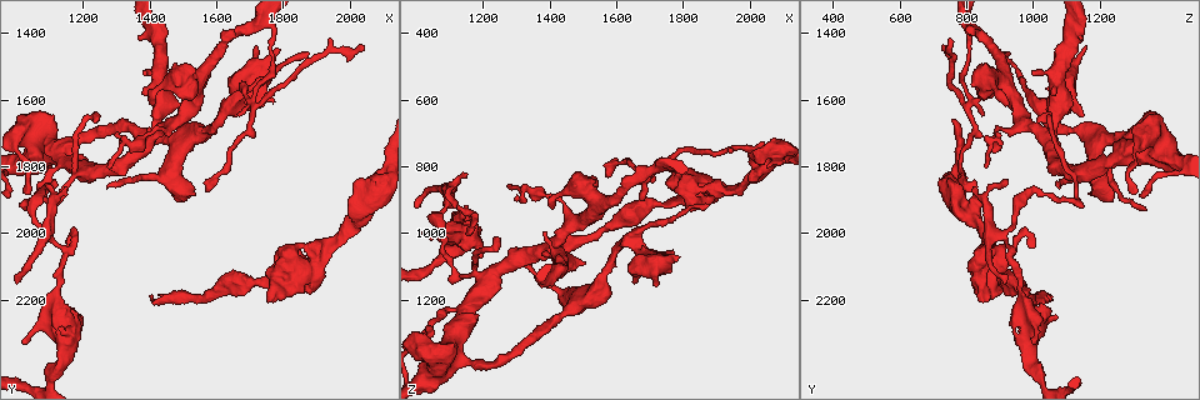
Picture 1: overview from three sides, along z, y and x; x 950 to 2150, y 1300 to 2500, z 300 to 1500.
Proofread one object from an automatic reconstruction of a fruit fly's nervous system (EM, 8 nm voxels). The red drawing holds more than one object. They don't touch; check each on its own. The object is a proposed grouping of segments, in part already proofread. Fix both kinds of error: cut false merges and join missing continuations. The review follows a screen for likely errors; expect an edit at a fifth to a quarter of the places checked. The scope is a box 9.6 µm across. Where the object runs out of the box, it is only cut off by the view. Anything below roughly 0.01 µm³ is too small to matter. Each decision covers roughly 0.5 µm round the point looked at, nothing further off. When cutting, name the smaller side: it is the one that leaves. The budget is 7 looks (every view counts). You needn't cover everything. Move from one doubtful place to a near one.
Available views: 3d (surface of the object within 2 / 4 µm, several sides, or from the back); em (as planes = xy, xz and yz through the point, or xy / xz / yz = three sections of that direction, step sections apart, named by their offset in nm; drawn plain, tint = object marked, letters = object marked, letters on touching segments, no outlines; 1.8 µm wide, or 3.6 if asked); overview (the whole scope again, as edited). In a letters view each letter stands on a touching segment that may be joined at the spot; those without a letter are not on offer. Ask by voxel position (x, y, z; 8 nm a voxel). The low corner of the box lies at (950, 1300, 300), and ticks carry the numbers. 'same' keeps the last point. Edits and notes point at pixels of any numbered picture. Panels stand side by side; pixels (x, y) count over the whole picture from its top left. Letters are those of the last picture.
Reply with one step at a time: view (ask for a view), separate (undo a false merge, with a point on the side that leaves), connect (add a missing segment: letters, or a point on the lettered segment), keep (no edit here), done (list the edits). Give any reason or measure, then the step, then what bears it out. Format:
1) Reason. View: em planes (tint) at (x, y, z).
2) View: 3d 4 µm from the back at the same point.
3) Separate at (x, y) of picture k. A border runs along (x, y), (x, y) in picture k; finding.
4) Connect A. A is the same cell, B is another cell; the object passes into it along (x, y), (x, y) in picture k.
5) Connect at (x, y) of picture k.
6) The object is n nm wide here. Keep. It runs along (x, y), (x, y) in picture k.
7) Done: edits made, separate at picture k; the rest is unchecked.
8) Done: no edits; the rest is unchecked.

Two arms in line, one across. View: 3d 4 µm at (1720, 1620, 810).

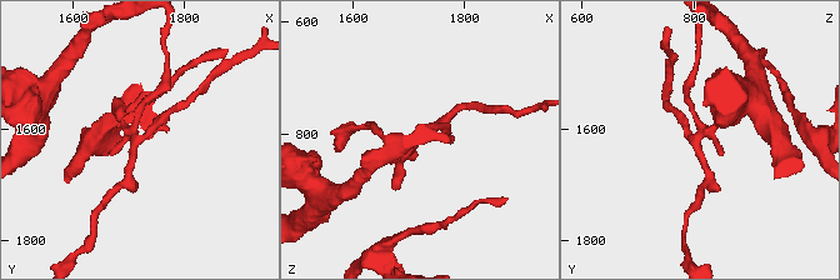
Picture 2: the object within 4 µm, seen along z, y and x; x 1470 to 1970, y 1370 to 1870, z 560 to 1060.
View: em planes (letters) at (1710, 1620, 810).

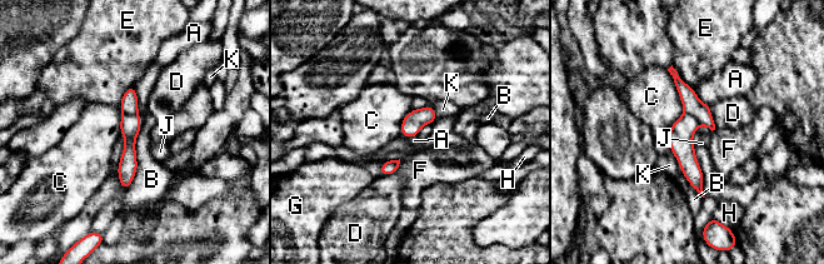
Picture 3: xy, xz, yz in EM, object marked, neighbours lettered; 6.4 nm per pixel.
Separate at (680, 137) of picture 3. A, B, C, D, E, F, G, H, J and K are other cells; the part that leaves runs along (685, 116), (685, 158), (699, 188) in picture 3; a second cell is stuck on.

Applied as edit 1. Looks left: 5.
Side arm on a straight run. View: 3d 4 µm at (1400, 1720, 1050).

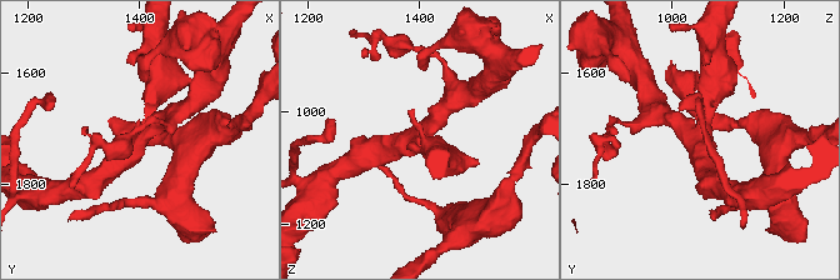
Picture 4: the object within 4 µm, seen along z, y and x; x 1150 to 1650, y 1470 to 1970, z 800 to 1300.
3 arms meet here; the arms are 240, 240, 360 nm wide; now the EM. View: em xy step 4 (letters) at (1390, 1730, 1045).

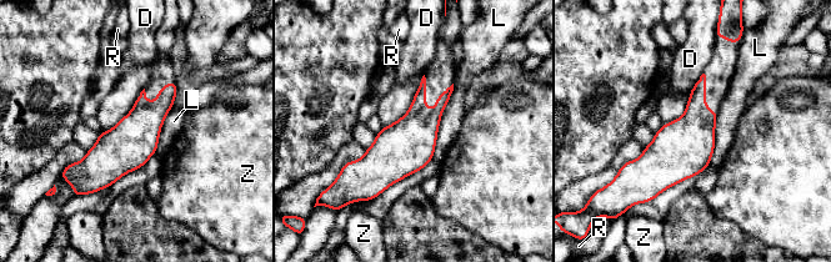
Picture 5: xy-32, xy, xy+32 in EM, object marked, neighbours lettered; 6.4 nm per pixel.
Keep. D, L, R and Z are other cells; a border runs along (454, 84), (442, 111), (431, 159) in picture 5; continuous, no second cell.

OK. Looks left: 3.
An open end. View: 3d 2 µm from the back at (1540, 1880, 1170).

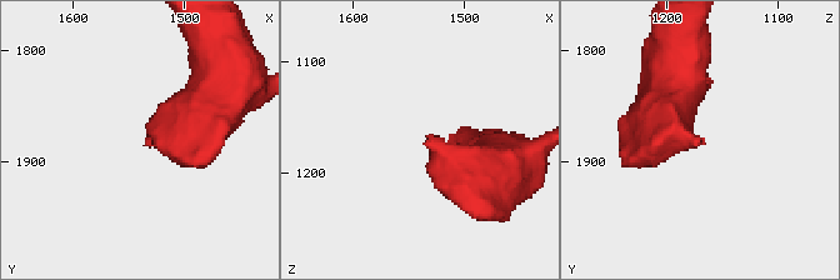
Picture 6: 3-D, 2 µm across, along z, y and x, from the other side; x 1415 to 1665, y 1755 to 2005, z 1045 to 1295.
Now the EM. View: em yz step 8 (letters) at (1536, 1876, 1166).

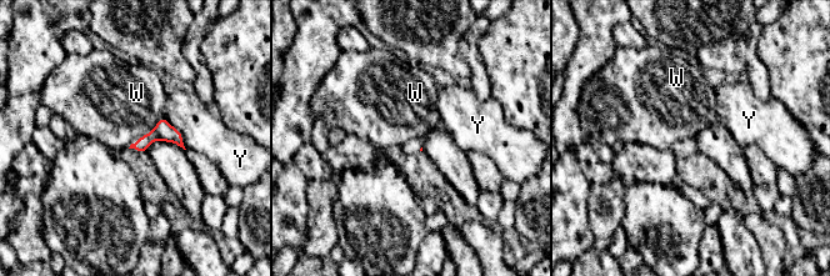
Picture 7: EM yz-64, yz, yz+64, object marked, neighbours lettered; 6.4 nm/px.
Another direction. View: em planes (letters) at the same point.

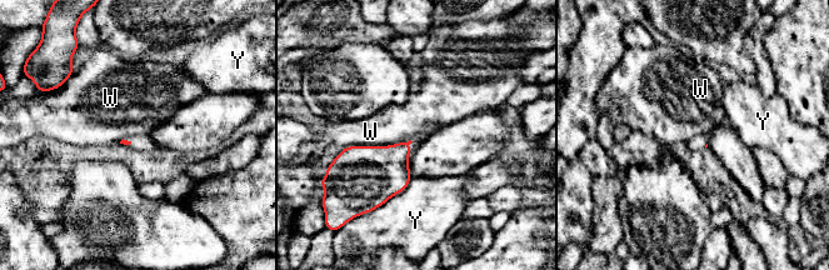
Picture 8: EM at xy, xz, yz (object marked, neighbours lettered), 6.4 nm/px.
Keep. W and Y are other cells; a border runs along (403, 140), (343, 149) in picture 8; none of them fits.

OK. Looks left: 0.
Done: edits made, separate at picture 3; the rest is unchecked.

